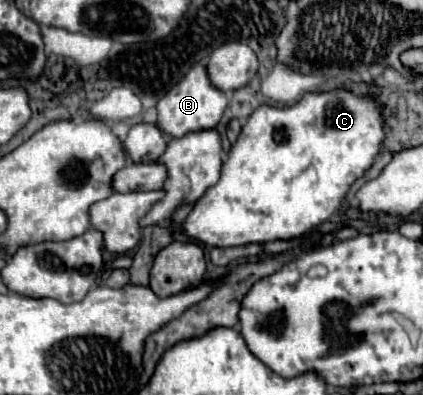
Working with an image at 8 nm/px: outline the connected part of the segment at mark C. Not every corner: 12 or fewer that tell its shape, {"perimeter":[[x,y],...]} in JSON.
{"perimeter":[[372,97],[258,107],[192,207],[208,247],[328,221],[380,153]]}

